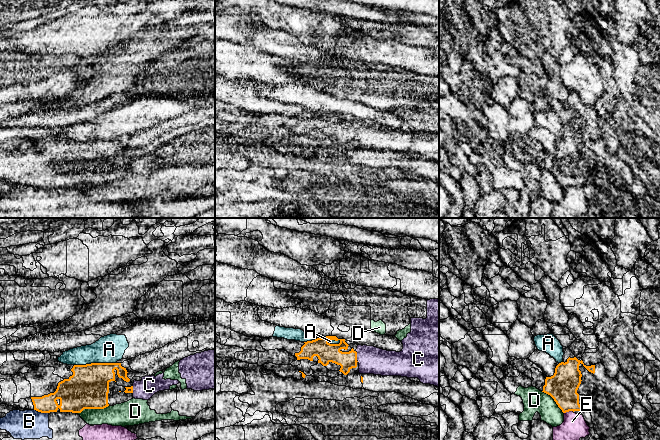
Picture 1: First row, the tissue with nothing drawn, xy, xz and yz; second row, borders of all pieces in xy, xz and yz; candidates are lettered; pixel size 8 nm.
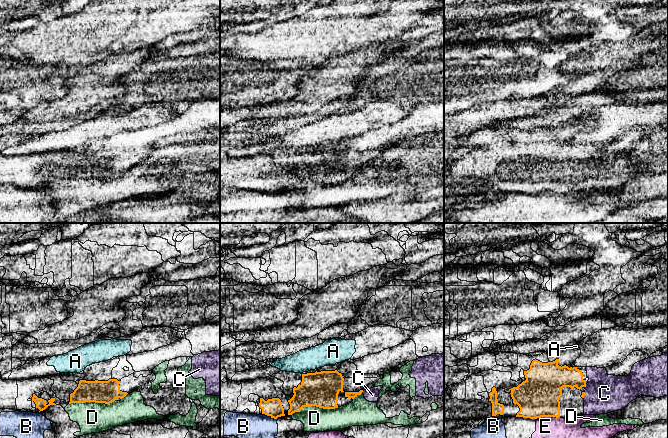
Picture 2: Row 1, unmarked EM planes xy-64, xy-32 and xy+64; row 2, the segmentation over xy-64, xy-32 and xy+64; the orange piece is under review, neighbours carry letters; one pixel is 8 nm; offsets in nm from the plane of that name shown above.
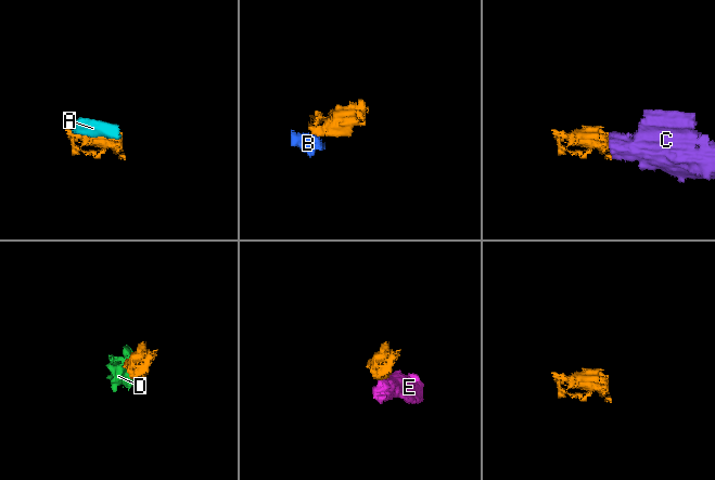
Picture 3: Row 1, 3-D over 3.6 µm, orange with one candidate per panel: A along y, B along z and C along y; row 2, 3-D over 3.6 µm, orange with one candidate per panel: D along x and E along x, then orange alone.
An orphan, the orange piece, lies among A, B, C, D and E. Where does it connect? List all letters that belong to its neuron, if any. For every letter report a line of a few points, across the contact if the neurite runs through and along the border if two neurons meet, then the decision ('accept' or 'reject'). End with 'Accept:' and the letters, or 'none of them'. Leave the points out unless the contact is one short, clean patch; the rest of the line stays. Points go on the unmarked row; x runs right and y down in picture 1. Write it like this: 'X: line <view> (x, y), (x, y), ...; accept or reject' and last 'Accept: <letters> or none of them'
A: reject
B: line xy (34, 185), (48, 189); reject
C: accept
D: reject
E: line yz (573, 187), (564, 189); reject
Accept: C

